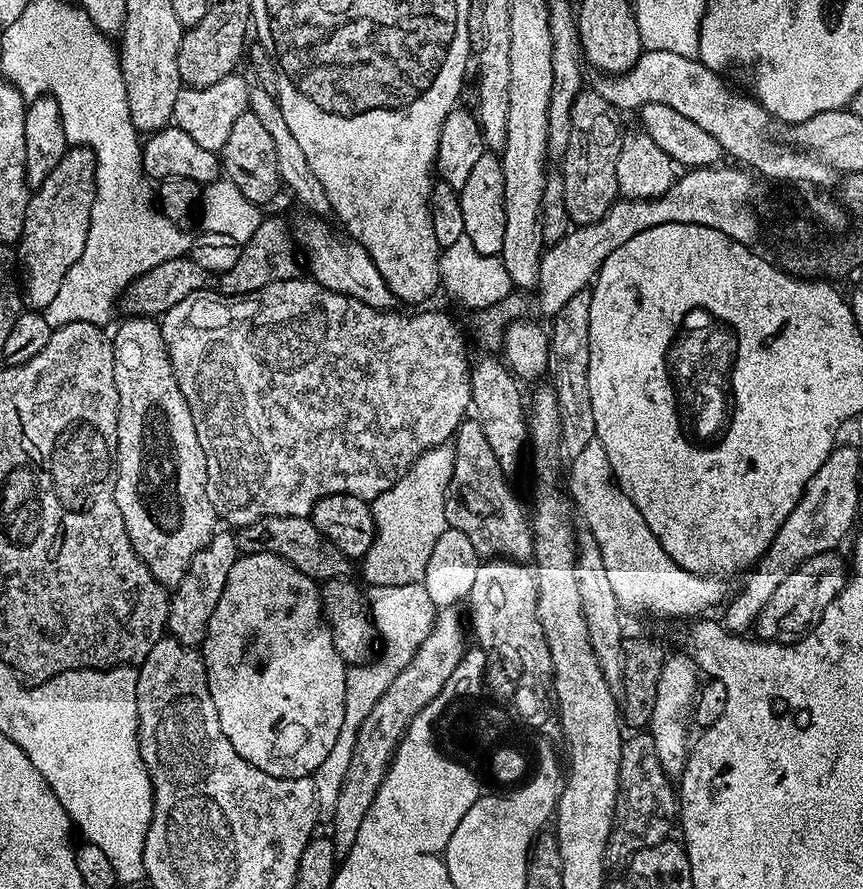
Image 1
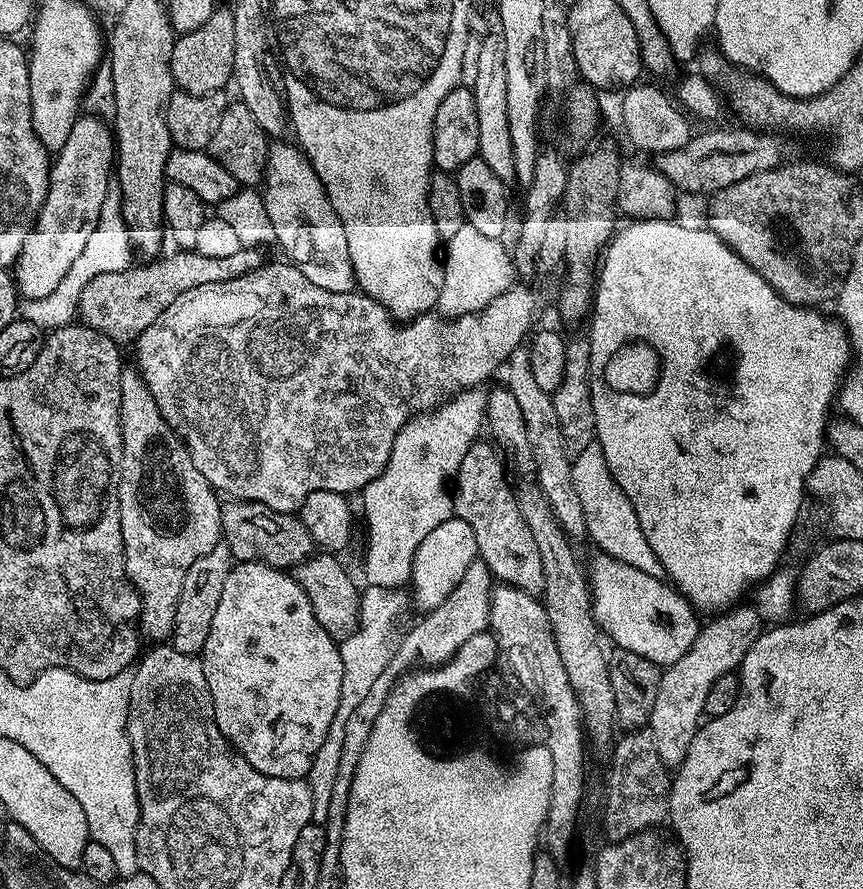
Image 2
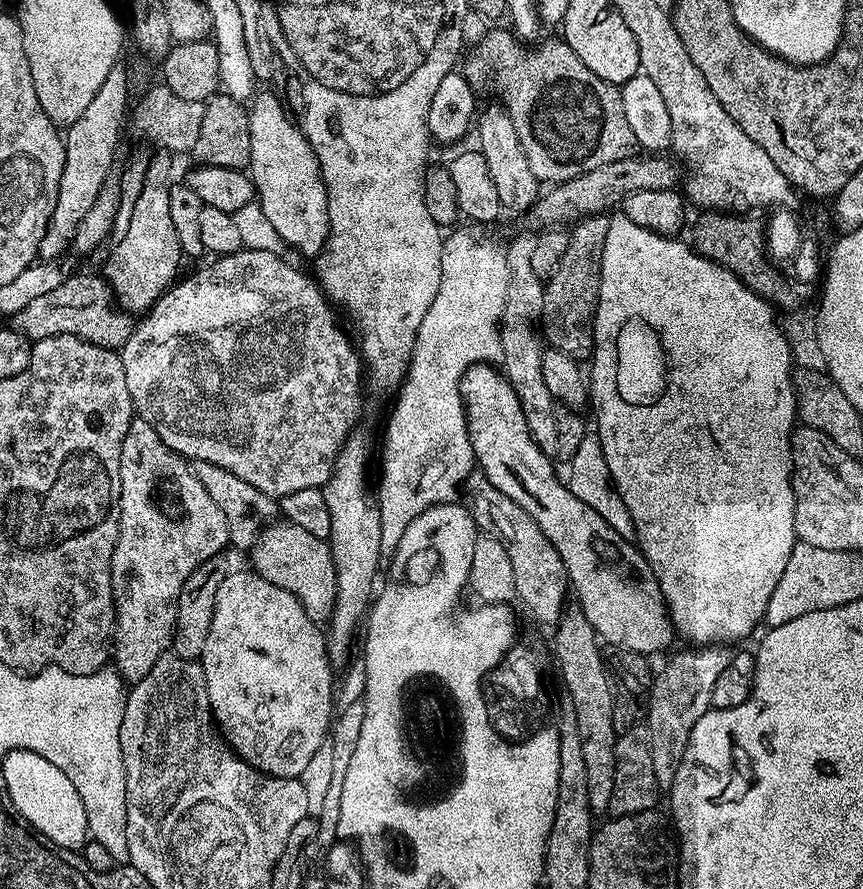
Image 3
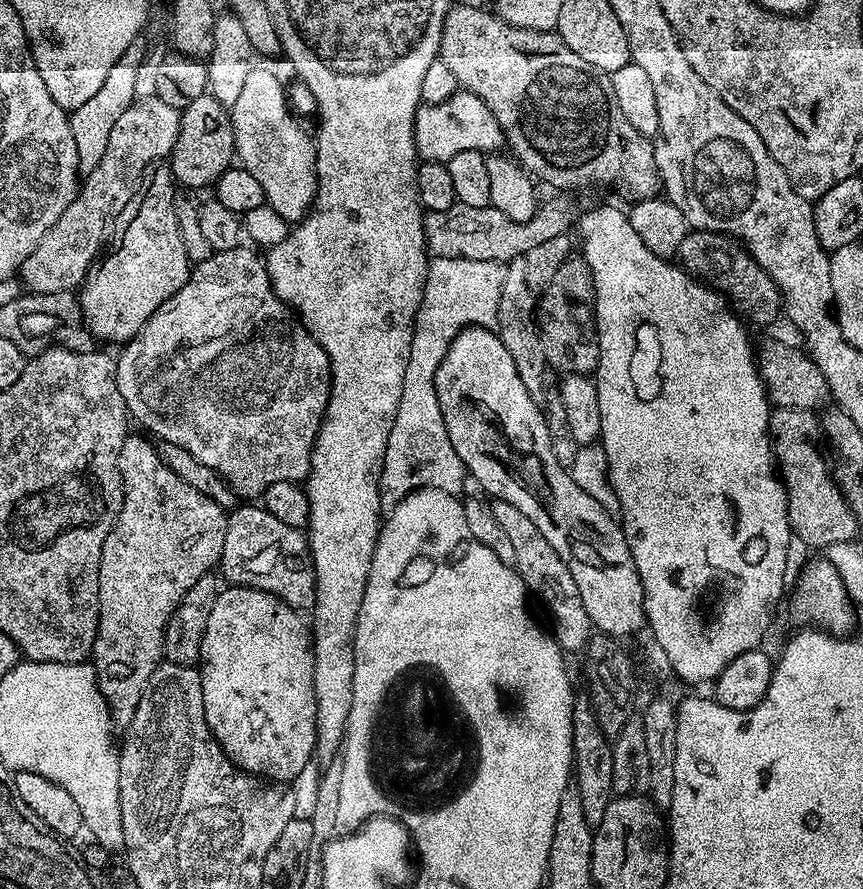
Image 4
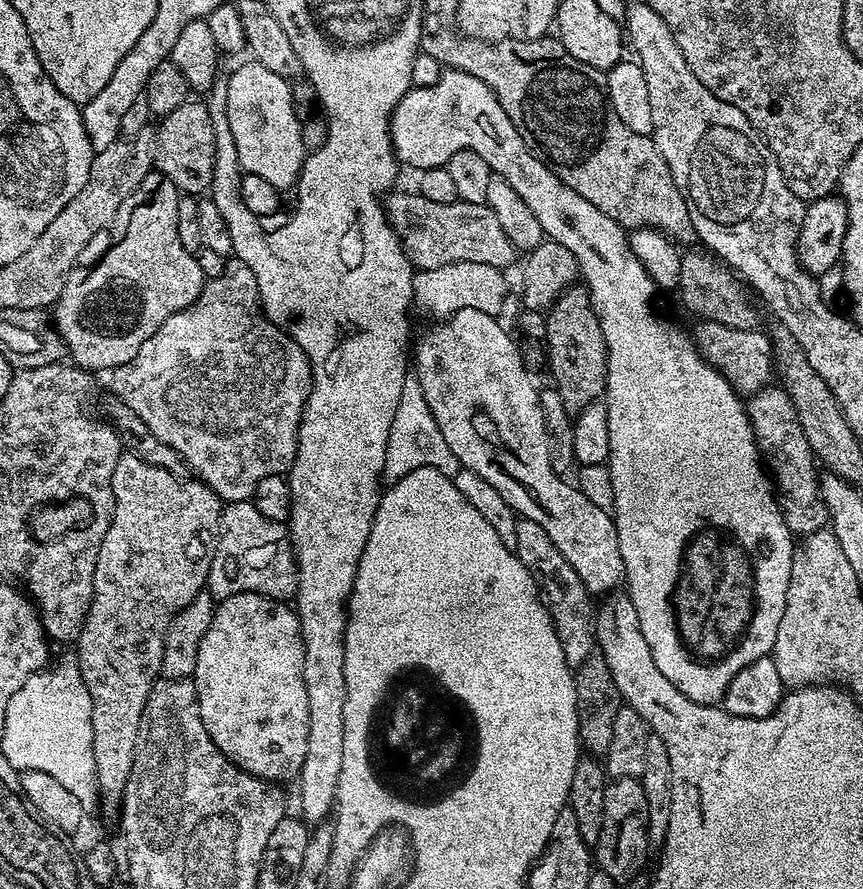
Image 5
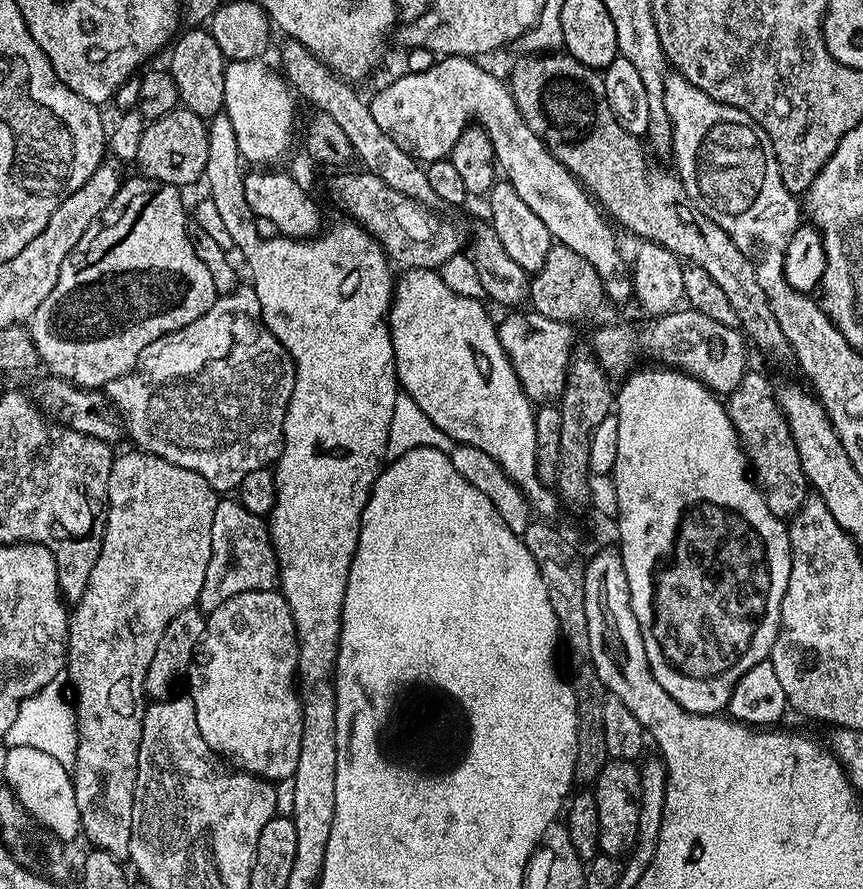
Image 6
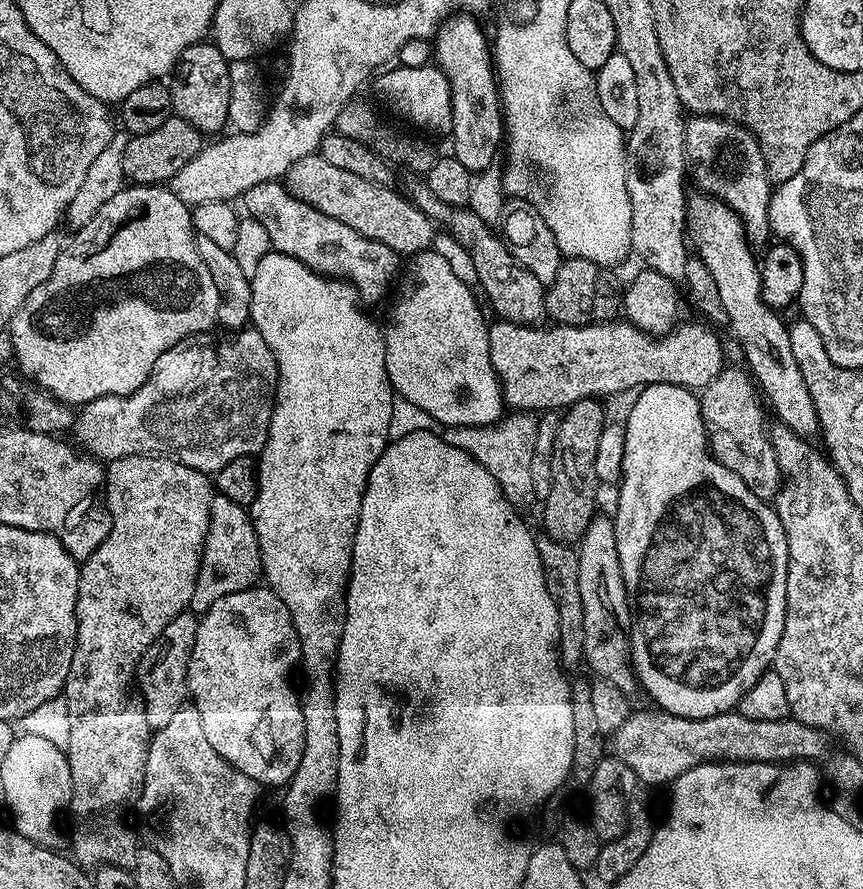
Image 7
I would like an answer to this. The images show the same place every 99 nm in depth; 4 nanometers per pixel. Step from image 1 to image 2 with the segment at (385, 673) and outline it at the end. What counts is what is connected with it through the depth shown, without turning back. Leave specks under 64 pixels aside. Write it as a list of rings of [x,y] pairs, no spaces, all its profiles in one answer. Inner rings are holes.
[[[367,585],[360,593],[360,624],[356,628],[355,632],[348,637],[347,640],[339,641],[340,645],[340,657],[342,658],[342,698],[338,702],[338,714],[334,714],[334,722],[330,722],[330,730],[326,734],[326,738],[322,741],[322,746],[318,746],[318,754],[314,754],[314,762],[310,766],[310,770],[307,774],[308,789],[312,795],[312,823],[327,825],[328,815],[330,814],[330,798],[334,794],[334,778],[338,778],[338,762],[342,762],[342,734],[346,734],[346,718],[350,714],[350,710],[354,710],[354,706],[358,706],[358,702],[362,702],[362,698],[366,698],[370,694],[370,686],[374,686],[374,682],[378,682],[378,674],[382,674],[382,670],[386,670],[386,666],[392,660],[392,653],[394,651],[394,645],[398,640],[398,632],[396,636],[396,619],[400,616],[400,611],[404,607],[410,604],[410,596],[407,591],[400,588],[387,588],[386,586],[374,586]]]

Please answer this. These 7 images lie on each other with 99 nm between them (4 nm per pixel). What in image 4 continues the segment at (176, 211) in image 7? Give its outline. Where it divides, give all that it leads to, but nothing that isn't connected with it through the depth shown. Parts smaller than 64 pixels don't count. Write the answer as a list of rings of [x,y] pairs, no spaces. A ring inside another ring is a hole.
[[[156,162],[144,173],[140,188],[126,202],[126,206],[118,214],[116,223],[110,232],[110,243],[106,251],[93,263],[88,270],[88,276],[78,289],[80,309],[93,337],[105,340],[108,344],[123,346],[133,340],[142,330],[144,323],[182,286],[188,281],[190,261],[182,234],[178,230],[178,218],[174,218],[172,199],[176,193],[177,185],[172,179],[172,166],[168,162]]]

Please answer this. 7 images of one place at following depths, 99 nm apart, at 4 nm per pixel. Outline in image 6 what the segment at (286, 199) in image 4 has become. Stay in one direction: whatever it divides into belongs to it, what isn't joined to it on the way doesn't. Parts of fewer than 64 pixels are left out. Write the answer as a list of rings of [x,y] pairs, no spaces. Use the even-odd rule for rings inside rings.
[[[263,59],[229,60],[224,66],[226,98],[223,112],[234,126],[241,157],[252,166],[275,165],[272,163],[287,150],[292,140],[293,89],[275,67],[272,69],[264,63]]]

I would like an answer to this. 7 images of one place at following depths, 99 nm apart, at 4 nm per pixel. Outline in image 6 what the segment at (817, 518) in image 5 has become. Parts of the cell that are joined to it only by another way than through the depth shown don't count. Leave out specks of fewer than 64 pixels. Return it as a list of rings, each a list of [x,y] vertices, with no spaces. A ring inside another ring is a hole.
[[[745,371],[735,390],[727,393],[726,407],[730,422],[738,434],[740,446],[744,449],[744,455],[750,465],[751,475],[754,477],[760,491],[764,493],[766,506],[770,506],[770,510],[775,516],[781,518],[795,516],[798,509],[804,505],[804,501],[810,495],[810,485],[806,474],[802,470],[802,462],[798,458],[798,446],[794,446],[794,438],[790,434],[790,426],[776,401],[774,384],[771,384],[760,372]]]

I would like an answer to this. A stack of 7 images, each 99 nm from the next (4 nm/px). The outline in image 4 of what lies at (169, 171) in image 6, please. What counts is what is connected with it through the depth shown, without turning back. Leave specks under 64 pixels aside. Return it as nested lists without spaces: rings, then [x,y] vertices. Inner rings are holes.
[[[205,94],[202,98],[194,98],[180,113],[180,129],[178,130],[178,142],[174,142],[174,148],[170,157],[172,166],[172,179],[177,185],[185,188],[204,190],[204,187],[215,185],[216,179],[227,169],[233,167],[236,160],[236,143],[234,142],[234,126],[232,114],[224,108],[218,98]]]

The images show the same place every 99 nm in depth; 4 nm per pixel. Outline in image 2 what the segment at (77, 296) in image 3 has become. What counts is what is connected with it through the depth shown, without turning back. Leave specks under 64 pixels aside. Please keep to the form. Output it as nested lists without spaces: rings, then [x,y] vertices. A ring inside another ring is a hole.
[[[242,246],[238,254],[230,258],[206,258],[195,250],[172,250],[169,256],[164,254],[151,262],[140,262],[144,264],[137,263],[135,266],[123,268],[121,272],[98,274],[98,278],[94,278],[94,282],[90,282],[86,290],[82,290],[82,298],[76,307],[79,323],[106,334],[106,338],[110,338],[116,344],[131,345],[140,339],[146,326],[150,326],[150,322],[154,322],[158,314],[162,314],[162,310],[170,306],[170,302],[174,302],[174,298],[186,294],[186,290],[194,290],[194,286],[210,286],[210,282],[230,282],[234,278],[242,278],[242,274],[250,274],[254,269],[261,267],[260,252],[259,247]]]

